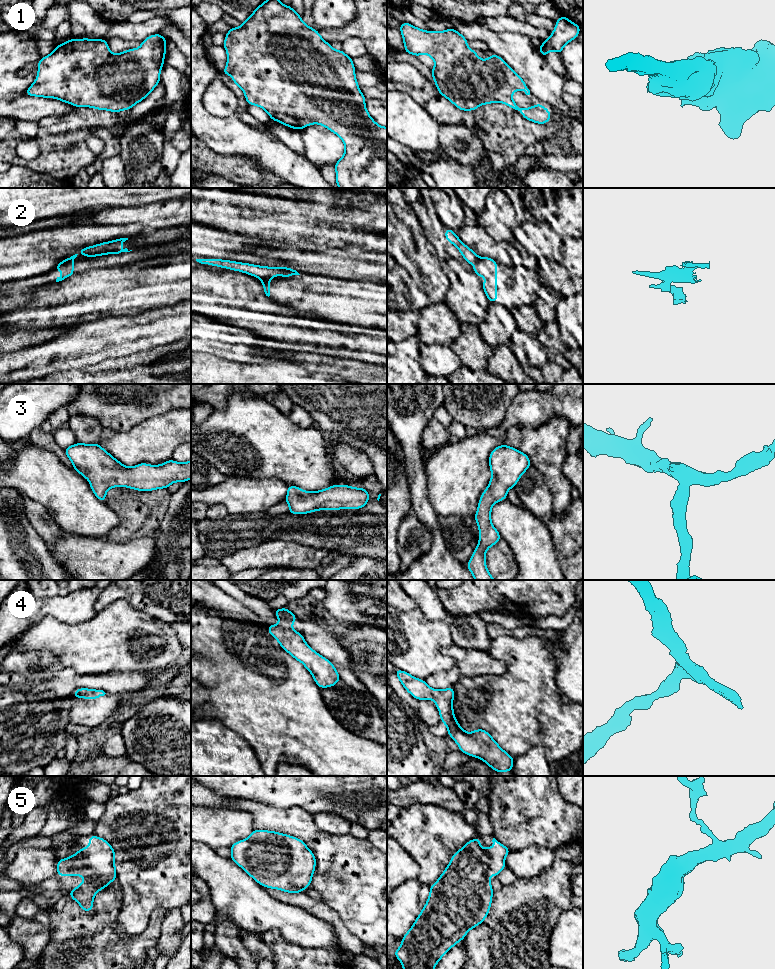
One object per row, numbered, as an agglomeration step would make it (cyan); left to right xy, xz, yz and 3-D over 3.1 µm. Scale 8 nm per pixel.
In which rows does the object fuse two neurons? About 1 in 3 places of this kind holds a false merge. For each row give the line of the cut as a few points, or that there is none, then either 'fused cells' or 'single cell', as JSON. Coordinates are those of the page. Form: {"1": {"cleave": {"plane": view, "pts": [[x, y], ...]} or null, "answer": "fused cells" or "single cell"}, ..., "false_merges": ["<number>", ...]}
{"1": {"cleave": null, "answer": "single cell"}, "2": {"cleave": {"plane": "xz", "pts": [[259, 276], [269, 278]]}, "answer": "fused cells"}, "3": {"cleave": null, "answer": "single cell"}, "4": {"cleave": null, "answer": "single cell"}, "5": {"cleave": null, "answer": "single cell"}, "false_merges": ["2"]}

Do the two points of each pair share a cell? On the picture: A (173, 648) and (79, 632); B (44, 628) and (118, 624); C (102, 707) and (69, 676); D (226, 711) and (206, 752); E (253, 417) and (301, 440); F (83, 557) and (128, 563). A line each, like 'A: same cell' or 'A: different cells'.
A: same cell
B: same cell
C: different cells
D: different cells
E: same cell
F: same cell

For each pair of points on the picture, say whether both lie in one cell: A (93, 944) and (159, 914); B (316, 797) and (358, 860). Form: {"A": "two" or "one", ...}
{"A": "one", "B": "two"}

